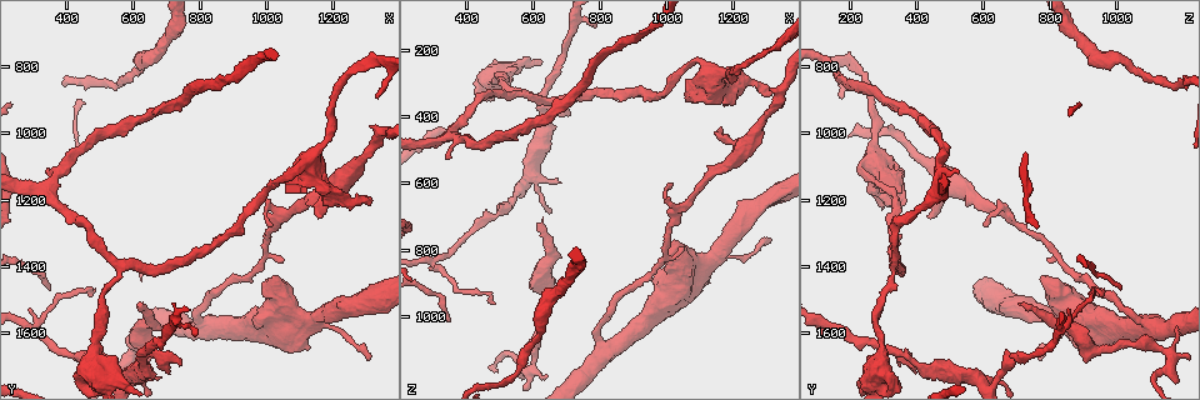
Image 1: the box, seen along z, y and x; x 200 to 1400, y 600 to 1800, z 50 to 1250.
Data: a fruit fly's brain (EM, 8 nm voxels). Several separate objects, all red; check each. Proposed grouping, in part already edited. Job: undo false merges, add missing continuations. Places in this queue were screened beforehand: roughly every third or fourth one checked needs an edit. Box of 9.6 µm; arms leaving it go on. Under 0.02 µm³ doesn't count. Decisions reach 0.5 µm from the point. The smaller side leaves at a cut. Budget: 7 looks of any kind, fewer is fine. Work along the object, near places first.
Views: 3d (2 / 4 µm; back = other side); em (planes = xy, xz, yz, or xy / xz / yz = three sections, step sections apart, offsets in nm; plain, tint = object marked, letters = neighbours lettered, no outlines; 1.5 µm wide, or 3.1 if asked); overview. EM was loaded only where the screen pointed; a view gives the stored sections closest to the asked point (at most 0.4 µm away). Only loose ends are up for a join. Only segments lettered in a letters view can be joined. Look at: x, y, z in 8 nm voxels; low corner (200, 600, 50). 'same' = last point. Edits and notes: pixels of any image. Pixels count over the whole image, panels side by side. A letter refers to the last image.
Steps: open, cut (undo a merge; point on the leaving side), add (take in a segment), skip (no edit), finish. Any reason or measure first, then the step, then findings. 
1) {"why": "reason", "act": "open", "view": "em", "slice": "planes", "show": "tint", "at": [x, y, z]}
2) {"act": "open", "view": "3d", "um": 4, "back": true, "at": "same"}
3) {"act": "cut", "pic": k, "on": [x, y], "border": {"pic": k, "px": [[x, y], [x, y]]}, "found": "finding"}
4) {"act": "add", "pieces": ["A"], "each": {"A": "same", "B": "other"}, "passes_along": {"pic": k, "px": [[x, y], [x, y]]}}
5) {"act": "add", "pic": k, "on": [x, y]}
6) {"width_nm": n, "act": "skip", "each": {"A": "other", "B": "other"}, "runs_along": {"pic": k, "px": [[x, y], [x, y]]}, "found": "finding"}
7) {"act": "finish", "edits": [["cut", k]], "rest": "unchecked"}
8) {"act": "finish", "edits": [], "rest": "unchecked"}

{"why": "free end", "act": "open", "view": "em", "slice": "planes", "show": "letters", "at": [630, 1520, 710]}

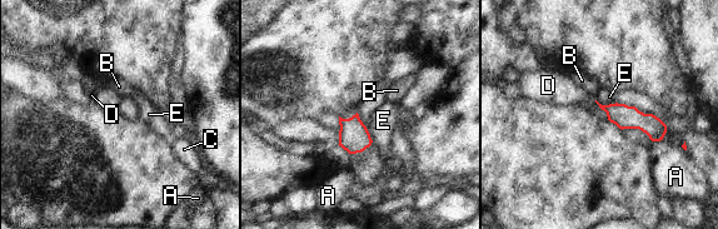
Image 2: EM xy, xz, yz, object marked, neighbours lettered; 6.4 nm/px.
{"longest_contact_nm": ["A", 150], "act": "add", "pieces": ["D"], "each": {"A": "other", "B": "other", "C": "other", "D": "same", "E": "other"}, "passes_along": {"pic": 2, "px": [[354, 138], [349, 118], [353, 110]]}, "found": "the cell continues"}

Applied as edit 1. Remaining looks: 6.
{"act": "open", "view": "overview"}

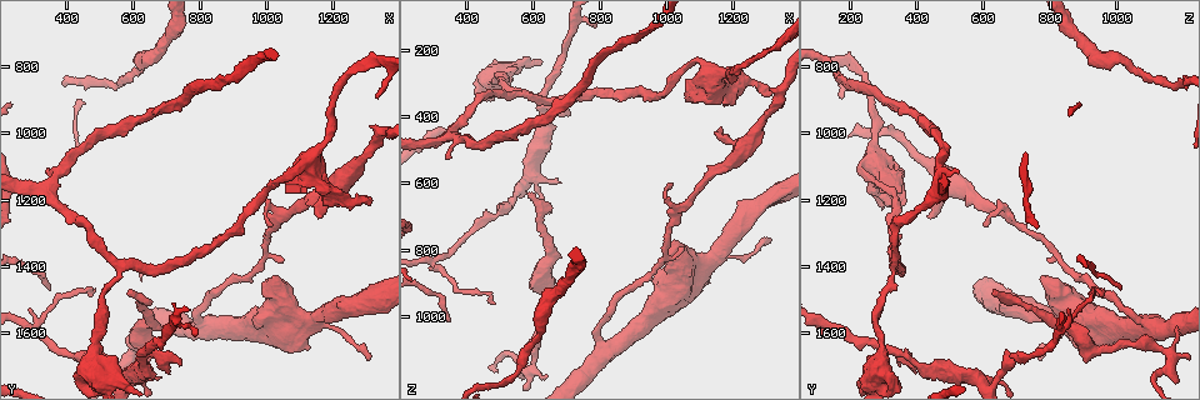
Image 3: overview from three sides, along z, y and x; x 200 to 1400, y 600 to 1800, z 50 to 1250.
{"why": "branch stops here", "act": "open", "view": "3d", "um": 2, "back": true, "at": [1090, 1100, 220]}

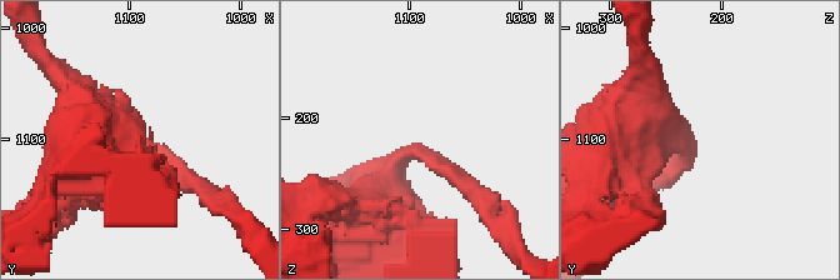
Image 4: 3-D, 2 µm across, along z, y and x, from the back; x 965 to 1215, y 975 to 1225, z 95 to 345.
{"why": "now the EM", "act": "open", "view": "em", "slice": "planes", "show": "letters", "at": [1092, 1108, 222]}

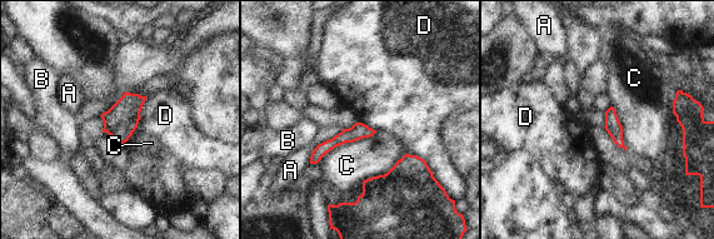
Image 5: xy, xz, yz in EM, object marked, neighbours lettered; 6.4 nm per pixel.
{"act": "skip", "each": {"A": "other", "B": "other", "C": "other", "D": "other"}, "found": "none of them fits"}

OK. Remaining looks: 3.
{"why": "free end", "act": "open", "view": "em", "slice": "planes", "show": "tint", "at": [800, 1610, 120]}

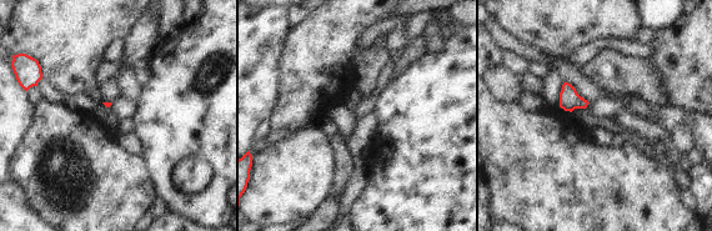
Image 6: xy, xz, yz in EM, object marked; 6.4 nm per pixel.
{"act": "open", "view": "em", "slice": "planes", "show": "letters", "at": "same"}

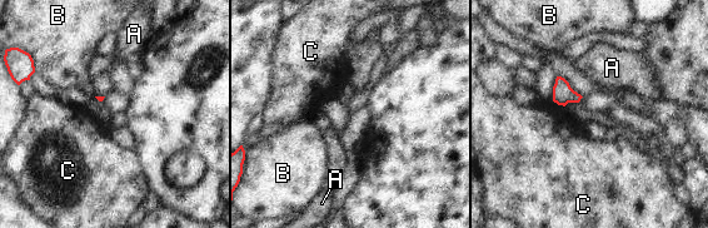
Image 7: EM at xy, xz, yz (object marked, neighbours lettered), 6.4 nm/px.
{"act": "skip", "each": {"A": "other", "B": "other", "C": "other"}, "border": {"pic": 7, "px": [[554, 102], [563, 107]]}, "found": "none of them fits"}

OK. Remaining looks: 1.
{"act": "finish", "edits": [["add", 2]], "rest": "unchecked"}

